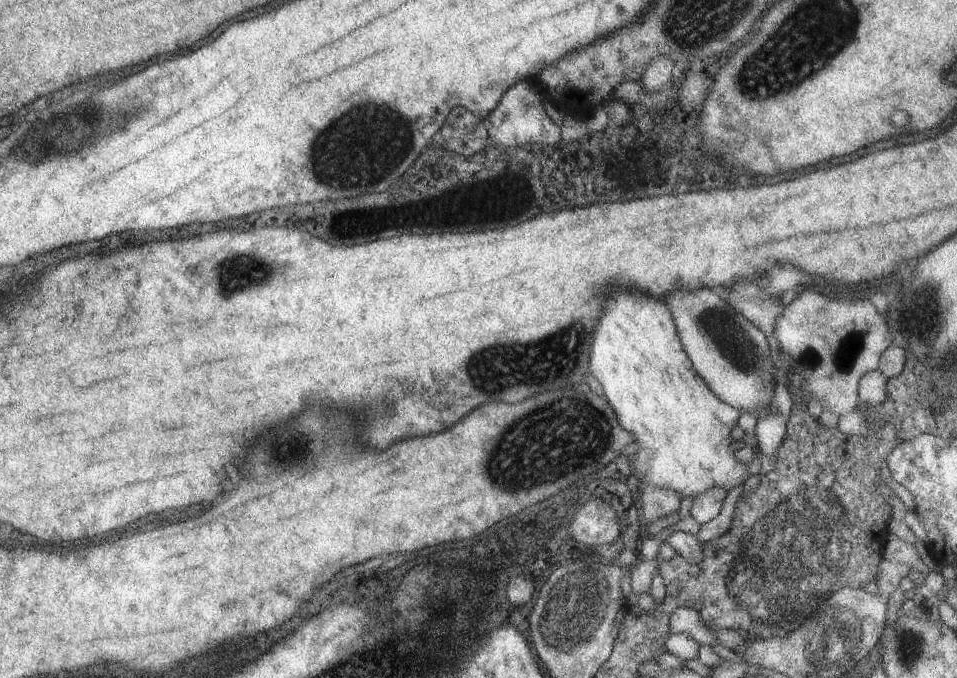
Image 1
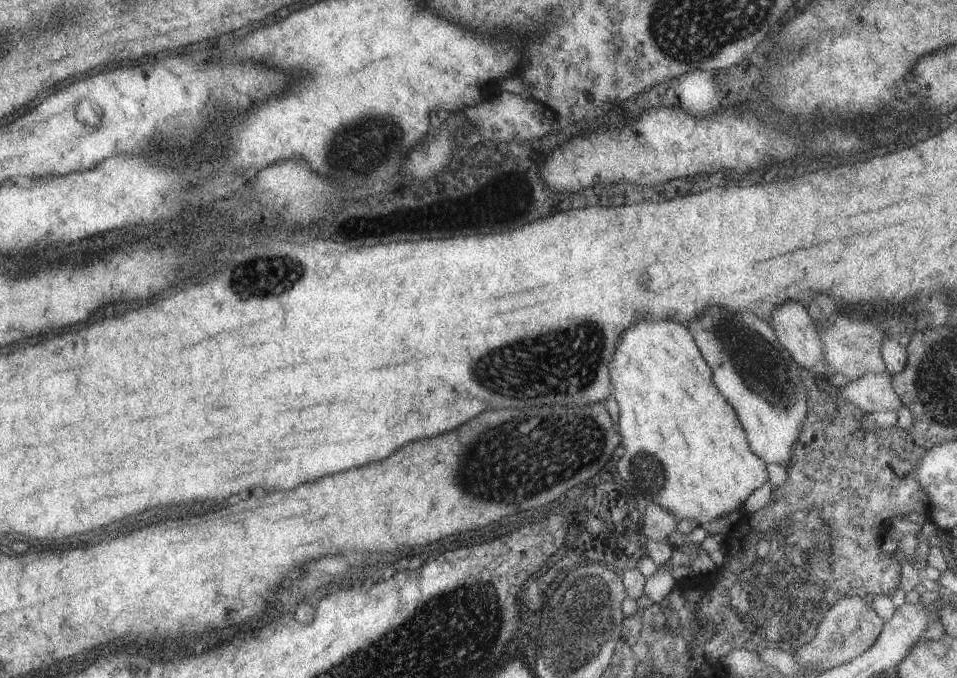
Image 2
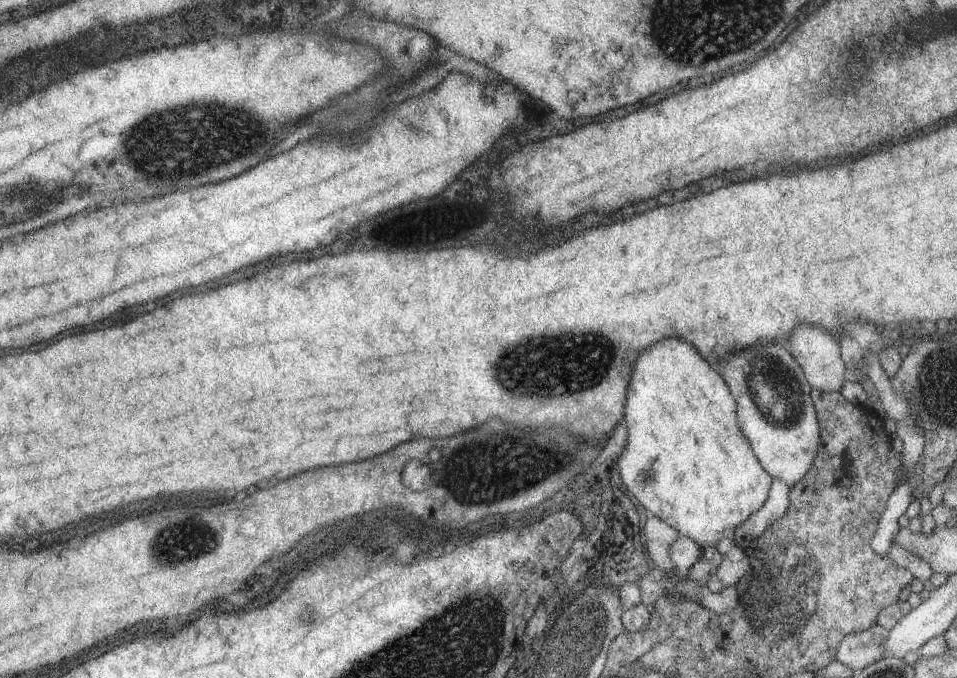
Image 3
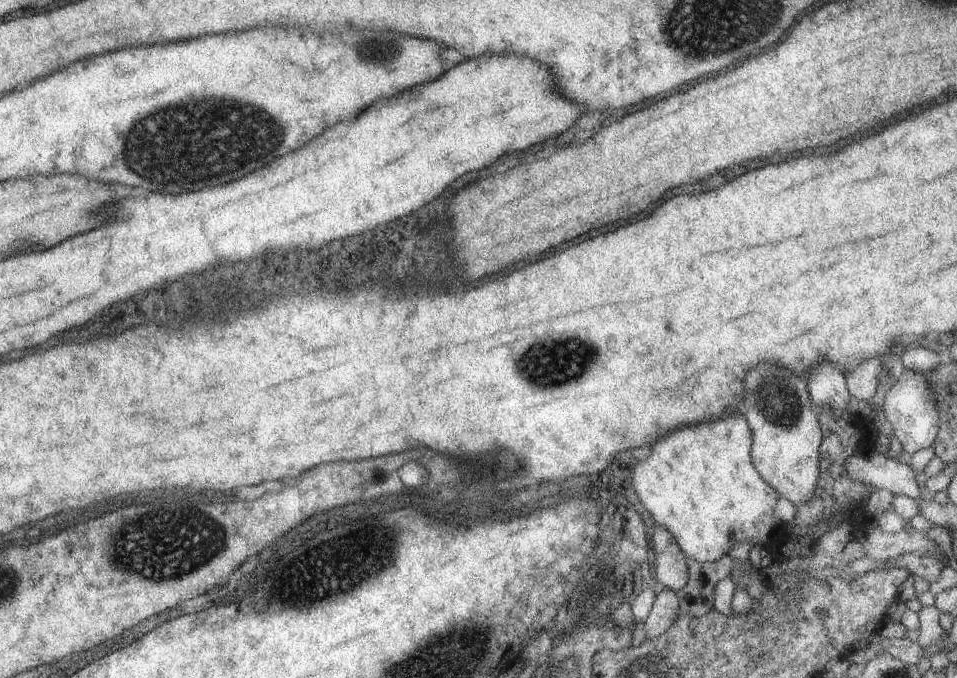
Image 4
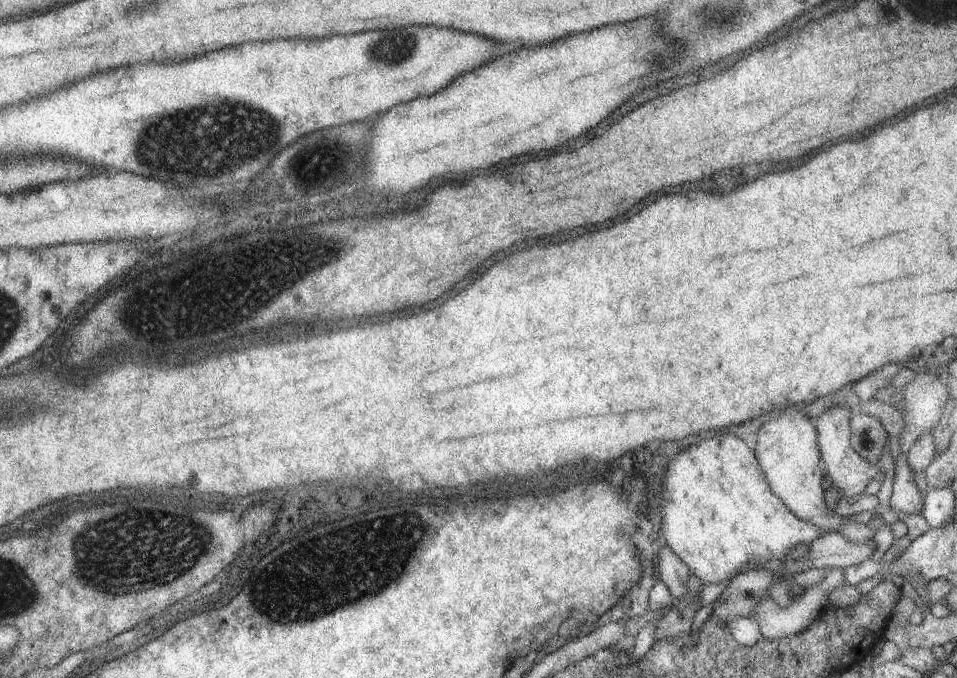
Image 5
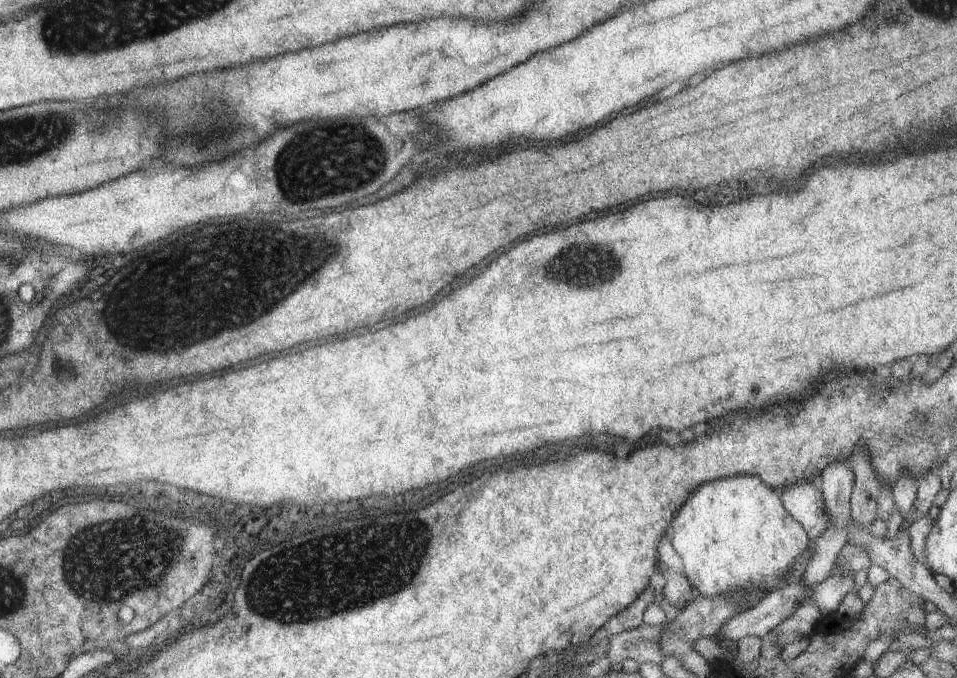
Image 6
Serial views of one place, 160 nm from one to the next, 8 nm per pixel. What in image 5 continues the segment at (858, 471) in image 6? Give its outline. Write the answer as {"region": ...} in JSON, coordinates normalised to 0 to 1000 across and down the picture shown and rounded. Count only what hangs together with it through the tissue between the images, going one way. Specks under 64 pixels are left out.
{"region":[[[893,617],[888,625],[888,656],[900,676],[910,687],[918,686],[925,647],[928,643],[915,617]]]}

